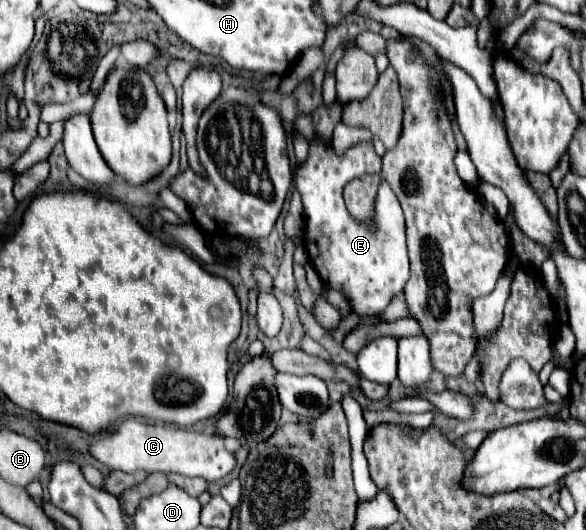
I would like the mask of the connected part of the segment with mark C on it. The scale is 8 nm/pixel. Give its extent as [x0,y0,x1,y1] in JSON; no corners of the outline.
[91,418,237,482]

